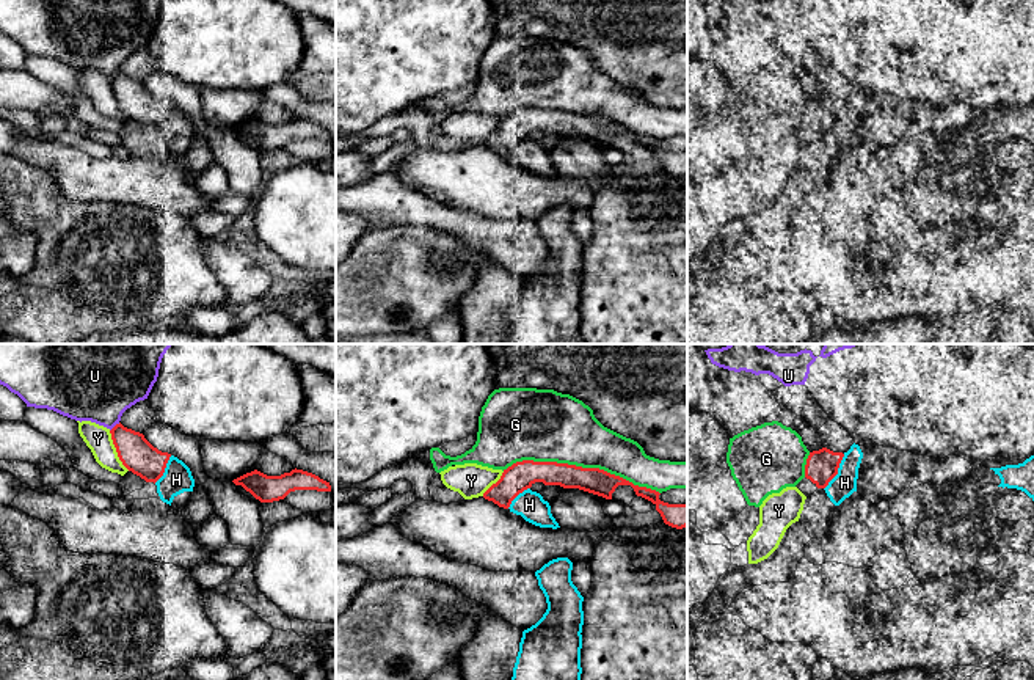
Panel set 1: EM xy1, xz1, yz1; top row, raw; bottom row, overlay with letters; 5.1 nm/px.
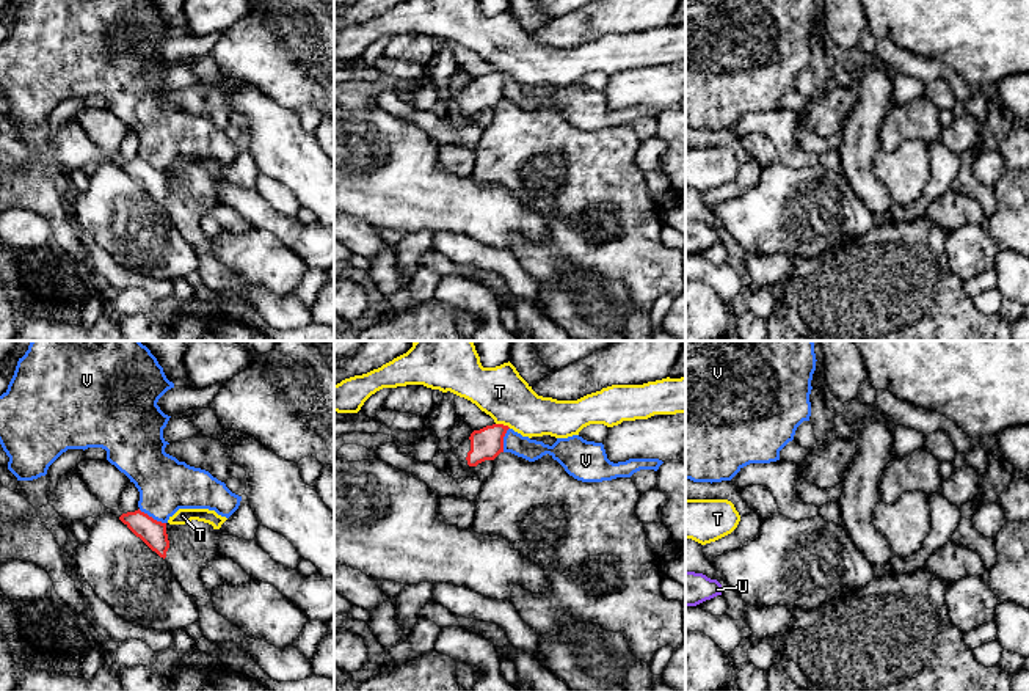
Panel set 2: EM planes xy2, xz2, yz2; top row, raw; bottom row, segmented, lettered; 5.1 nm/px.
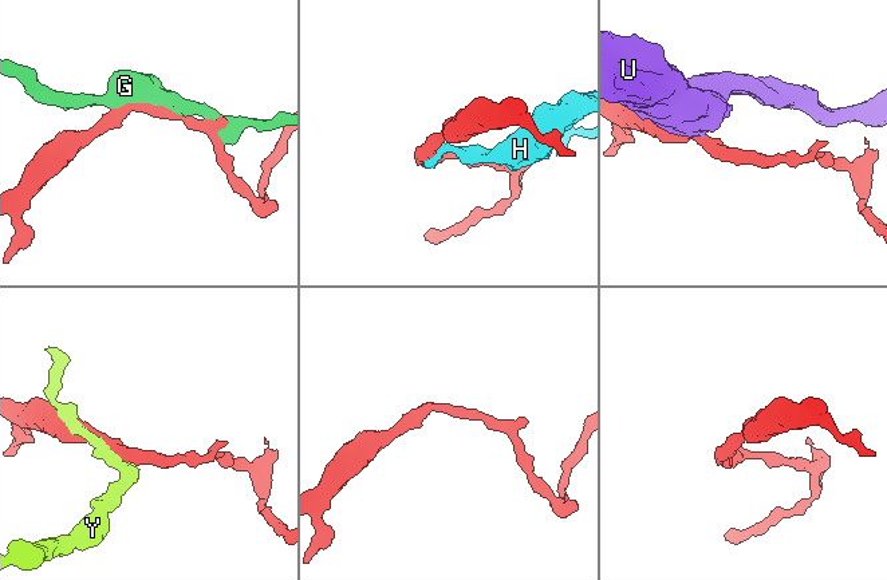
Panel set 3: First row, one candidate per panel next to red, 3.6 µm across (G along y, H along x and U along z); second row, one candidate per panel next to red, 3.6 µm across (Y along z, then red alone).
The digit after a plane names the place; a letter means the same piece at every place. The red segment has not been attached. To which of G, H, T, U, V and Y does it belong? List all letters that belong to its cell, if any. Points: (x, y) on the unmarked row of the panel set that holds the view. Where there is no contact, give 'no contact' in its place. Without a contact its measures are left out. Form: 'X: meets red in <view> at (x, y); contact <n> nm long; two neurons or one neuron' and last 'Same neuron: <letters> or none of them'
G: meets red in xz1 at (581, 115); contact 800 nm long; two neurons
H: meets red in yz1 at (837, 120); contact 220 nm long; two neurons
T: meets red in xz2 at (502, 73); contact 80 nm long; two neurons
U: meets red in xy1 at (115, 74); contact 70 nm long; two neurons
V: meets red in xy2 at (151, 165); contact 160 nm long; two neurons
Y: meets red in xy1 at (116, 99); contact 240 nm long; two neurons
Same neuron: none of them

